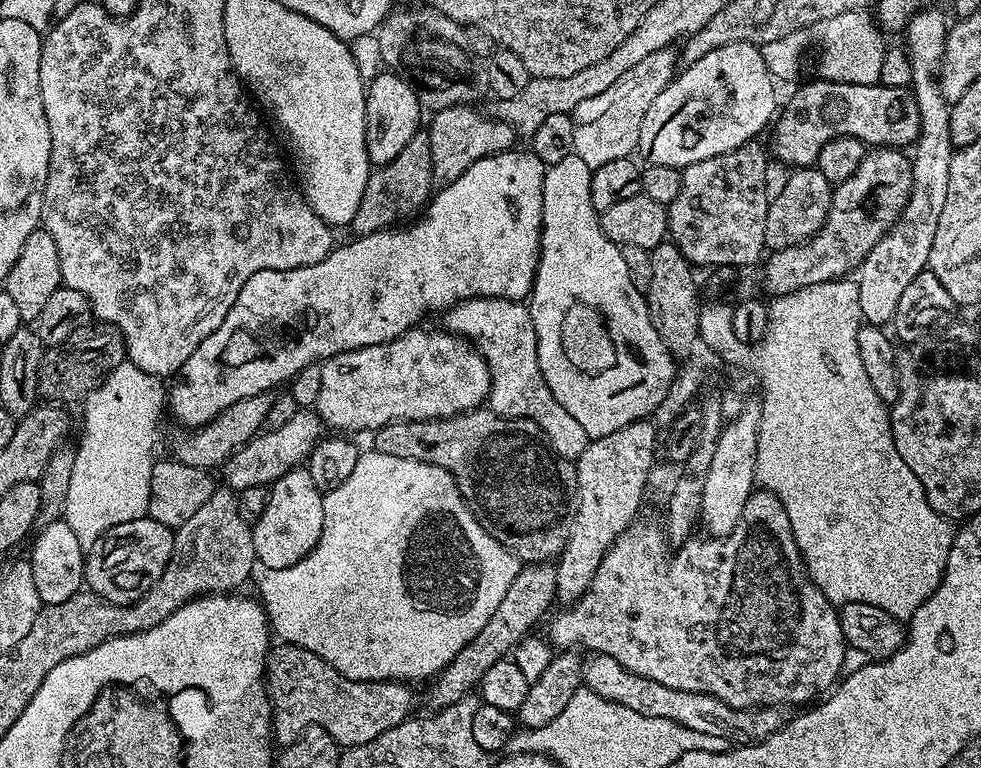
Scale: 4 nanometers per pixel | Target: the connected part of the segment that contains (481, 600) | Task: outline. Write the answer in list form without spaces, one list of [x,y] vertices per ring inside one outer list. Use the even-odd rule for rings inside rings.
[[[375,450],[365,451],[360,457],[354,474],[346,482],[335,485],[326,496],[326,518],[328,525],[325,536],[303,560],[290,564],[287,568],[269,568],[255,573],[256,588],[259,595],[274,615],[274,626],[284,642],[292,646],[309,648],[312,652],[331,660],[338,669],[352,680],[402,680],[417,682],[427,676],[435,677],[444,671],[447,664],[463,650],[472,639],[488,625],[488,619],[498,610],[502,598],[510,590],[518,571],[518,560],[507,543],[495,540],[491,531],[480,525],[478,517],[472,513],[470,505],[460,493],[461,485],[449,469],[434,466],[425,460],[411,460]]]

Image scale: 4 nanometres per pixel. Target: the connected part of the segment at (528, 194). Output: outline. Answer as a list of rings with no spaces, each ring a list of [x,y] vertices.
[[[509,150],[507,152],[498,152],[494,156],[483,156],[481,160],[478,162],[474,162],[474,166],[470,166],[470,170],[466,170],[461,176],[458,177],[457,180],[453,180],[451,182],[445,183],[443,186],[444,189],[441,190],[440,193],[437,191],[435,193],[434,199],[427,205],[426,213],[428,212],[428,217],[425,218],[421,224],[416,224],[413,228],[408,228],[405,232],[396,232],[397,230],[385,230],[382,232],[372,232],[368,236],[361,236],[359,238],[353,239],[353,244],[344,244],[337,247],[333,250],[328,257],[322,262],[318,262],[317,264],[311,264],[310,266],[306,266],[305,268],[295,268],[294,270],[286,270],[283,272],[282,270],[262,270],[258,274],[254,274],[245,282],[244,289],[241,290],[238,295],[236,295],[236,299],[232,301],[230,307],[227,309],[226,315],[219,321],[220,329],[215,332],[215,330],[209,331],[207,335],[205,335],[203,342],[200,343],[199,346],[194,350],[194,354],[190,354],[190,358],[184,365],[182,365],[182,377],[184,376],[184,381],[181,382],[180,385],[177,386],[176,389],[171,389],[170,392],[170,408],[172,404],[172,412],[177,416],[178,419],[181,420],[184,424],[189,424],[192,427],[192,430],[199,430],[209,424],[212,423],[216,417],[221,416],[222,413],[227,410],[230,406],[234,406],[238,402],[242,402],[246,398],[250,398],[251,396],[256,396],[260,392],[266,392],[272,389],[275,389],[275,384],[280,384],[283,380],[288,380],[291,376],[293,378],[299,377],[301,373],[305,370],[311,369],[313,367],[315,360],[320,360],[319,362],[327,362],[332,359],[333,356],[337,356],[338,354],[342,354],[343,352],[349,352],[350,350],[354,350],[355,348],[365,348],[366,346],[374,346],[375,344],[386,344],[390,340],[397,340],[400,336],[403,336],[406,332],[411,332],[413,329],[417,327],[416,324],[420,319],[423,318],[427,312],[436,312],[439,313],[441,310],[447,310],[452,307],[453,304],[459,304],[461,300],[473,300],[476,296],[501,296],[502,298],[506,298],[507,300],[519,300],[523,301],[525,297],[529,295],[532,291],[532,285],[536,283],[537,276],[537,265],[541,260],[541,241],[542,241],[542,233],[544,230],[544,178],[546,175],[546,165],[544,165],[541,160],[537,156],[532,155],[531,151],[524,150],[524,152],[516,152],[517,150]]]

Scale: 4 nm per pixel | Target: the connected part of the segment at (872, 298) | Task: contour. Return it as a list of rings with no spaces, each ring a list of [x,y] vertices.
[[[926,142],[924,146],[916,146],[913,157],[913,171],[917,179],[924,180],[924,190],[926,192],[926,212],[920,218],[920,224],[916,228],[916,239],[912,242],[900,243],[895,236],[887,236],[878,244],[865,258],[860,265],[860,276],[857,283],[860,286],[860,308],[863,319],[872,326],[885,326],[884,324],[893,320],[900,302],[910,289],[911,284],[922,271],[925,271],[928,263],[928,253],[931,252],[931,240],[939,231],[941,222],[948,213],[948,206],[951,204],[951,185],[952,185],[952,162],[956,153],[955,144],[944,144],[944,142]]]

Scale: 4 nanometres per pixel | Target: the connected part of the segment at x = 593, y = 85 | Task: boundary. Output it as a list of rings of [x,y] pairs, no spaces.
[[[601,62],[595,68],[587,68],[570,78],[537,76],[529,79],[526,90],[522,90],[519,96],[509,100],[497,99],[495,101],[494,115],[496,119],[506,121],[509,126],[516,129],[517,133],[524,135],[525,132],[525,137],[531,138],[538,130],[538,126],[542,126],[542,122],[546,122],[546,118],[550,118],[552,114],[562,114],[563,112],[572,114],[575,113],[580,102],[603,97],[614,80],[614,76],[612,78],[608,73],[608,66],[607,63]]]

